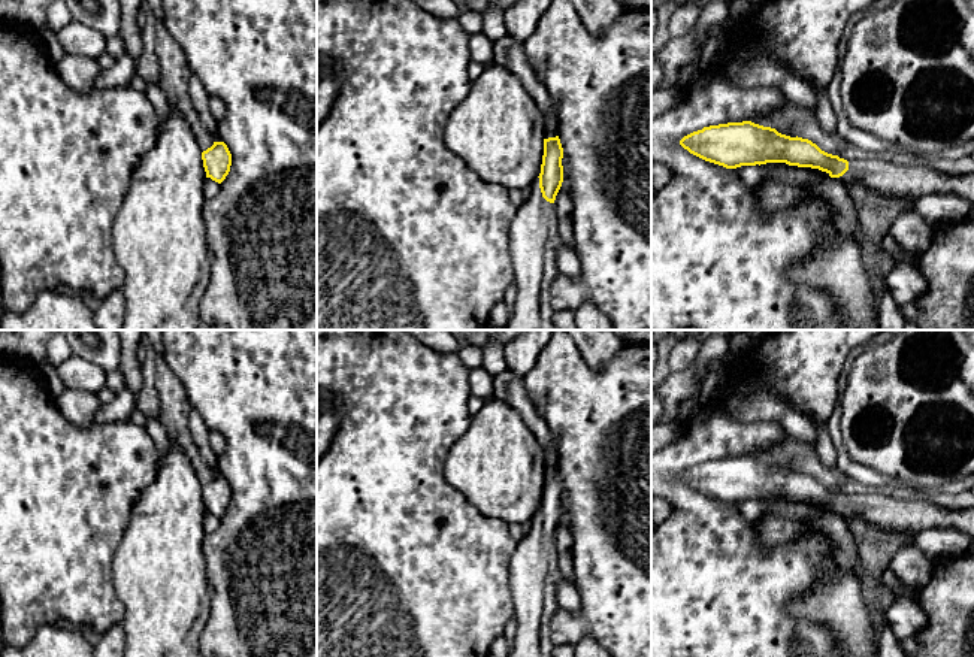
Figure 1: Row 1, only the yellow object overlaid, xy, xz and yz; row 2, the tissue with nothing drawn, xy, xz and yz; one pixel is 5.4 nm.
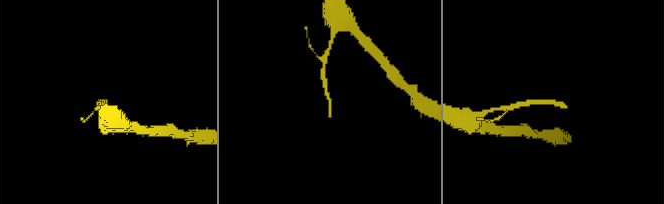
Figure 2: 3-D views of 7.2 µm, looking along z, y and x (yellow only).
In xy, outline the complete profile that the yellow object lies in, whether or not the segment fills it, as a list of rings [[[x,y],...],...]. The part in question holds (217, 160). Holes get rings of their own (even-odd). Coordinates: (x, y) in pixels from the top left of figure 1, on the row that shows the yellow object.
[[[214,142],[202,152],[206,178],[221,184],[230,172],[232,154],[224,142]]]

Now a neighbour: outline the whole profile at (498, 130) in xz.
[[[490,64],[472,82],[469,94],[448,116],[442,131],[448,151],[457,155],[483,181],[506,190],[529,188],[541,173],[545,124],[542,112],[518,76]]]

